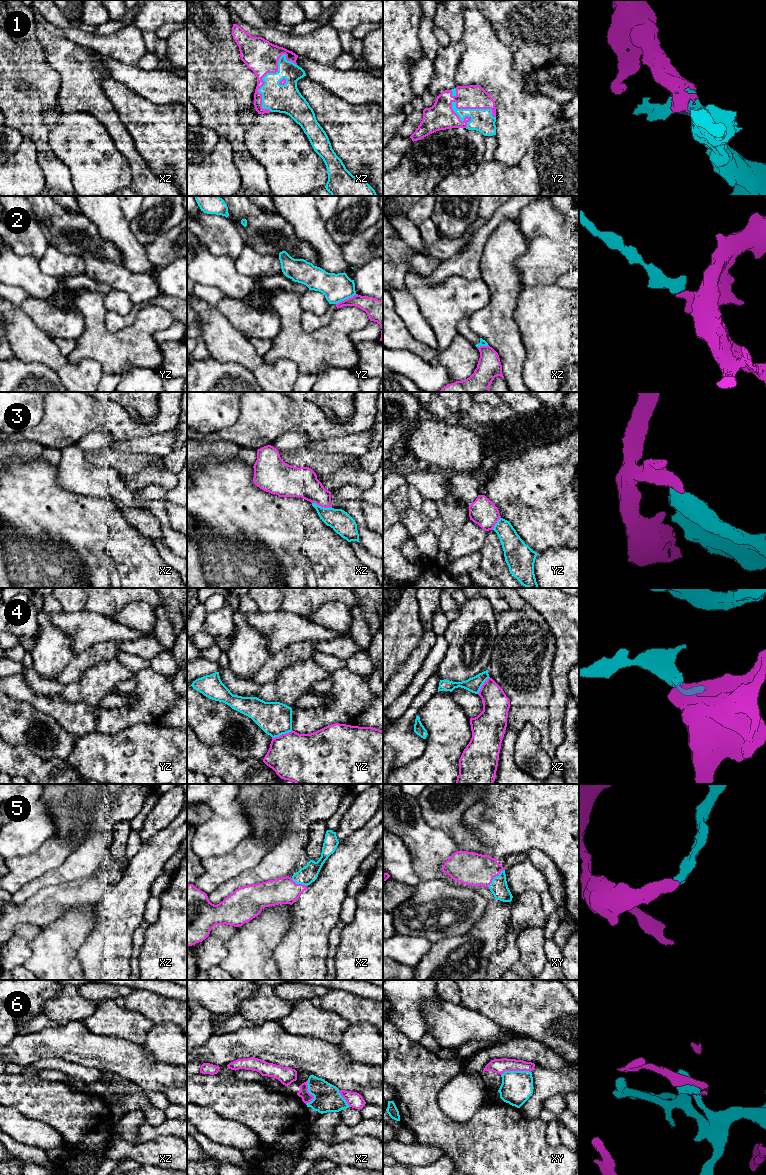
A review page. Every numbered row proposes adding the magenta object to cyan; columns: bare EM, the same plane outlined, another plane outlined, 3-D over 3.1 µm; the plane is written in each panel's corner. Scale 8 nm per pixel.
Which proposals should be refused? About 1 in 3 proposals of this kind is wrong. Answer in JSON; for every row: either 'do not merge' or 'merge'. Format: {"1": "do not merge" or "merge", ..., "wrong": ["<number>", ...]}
{"1": "merge", "2": "do not merge", "3": "do not merge", "4": "do not merge", "5": "merge", "6": "do not merge", "wrong": ["2", "3", "4", "6"]}

